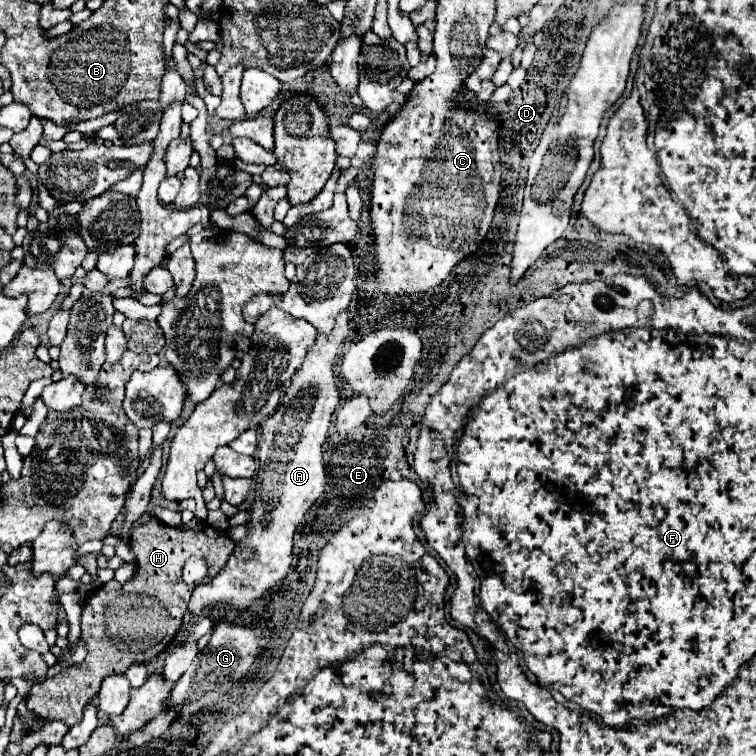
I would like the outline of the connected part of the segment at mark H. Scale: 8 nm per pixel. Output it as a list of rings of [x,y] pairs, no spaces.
[[[150,518],[146,524],[138,526],[132,532],[130,548],[136,554],[136,574],[134,576],[142,576],[142,580],[146,580],[146,584],[150,584],[154,592],[158,592],[158,588],[162,588],[162,580],[166,580],[166,584],[184,584],[182,564],[192,554],[204,556],[208,560],[208,578],[214,578],[218,570],[226,566],[230,552],[234,552],[234,542],[230,540],[226,532],[214,530],[212,526],[206,526],[206,524],[198,524],[196,528],[182,530],[182,528],[170,528],[162,524],[160,520]]]

